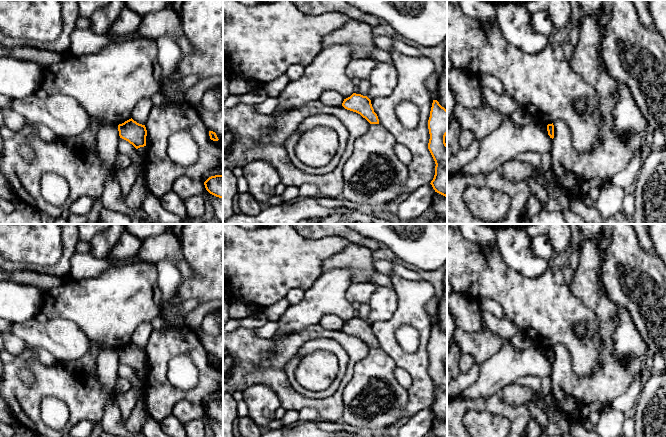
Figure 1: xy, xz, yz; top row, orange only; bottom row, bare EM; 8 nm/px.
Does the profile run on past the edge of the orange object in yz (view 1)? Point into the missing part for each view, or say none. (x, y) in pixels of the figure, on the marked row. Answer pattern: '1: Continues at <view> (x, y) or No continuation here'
1: No continuation here

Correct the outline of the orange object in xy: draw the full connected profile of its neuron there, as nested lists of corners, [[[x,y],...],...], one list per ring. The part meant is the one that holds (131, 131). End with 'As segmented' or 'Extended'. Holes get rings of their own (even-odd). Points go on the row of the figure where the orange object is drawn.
[[[132,118],[119,124],[118,131],[120,138],[128,141],[136,149],[146,146],[146,127],[137,123]]]. As segmented

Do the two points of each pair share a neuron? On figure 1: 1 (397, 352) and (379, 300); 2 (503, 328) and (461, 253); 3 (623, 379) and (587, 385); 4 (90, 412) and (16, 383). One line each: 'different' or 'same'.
1: different
2: different
3: same
4: same

